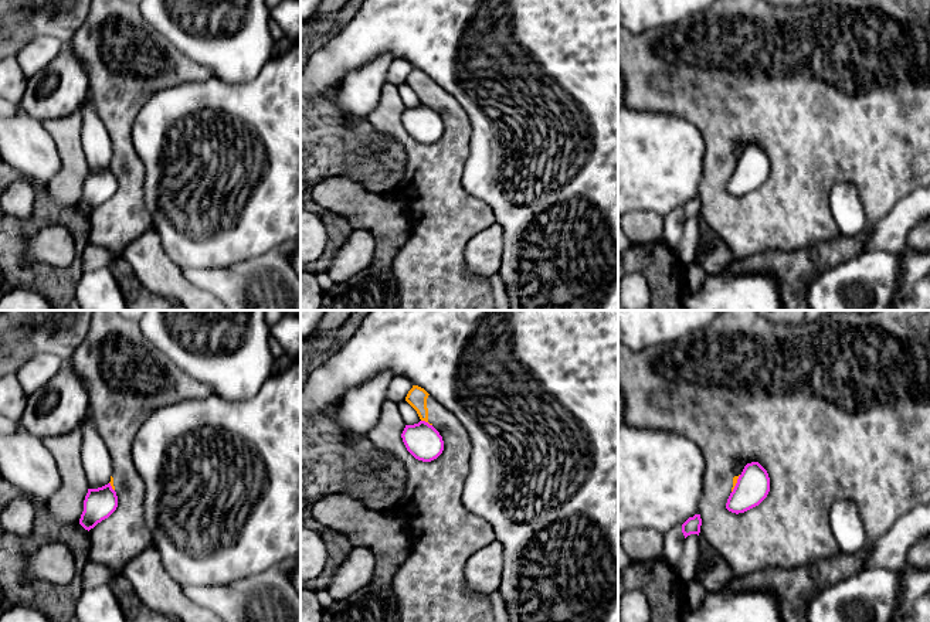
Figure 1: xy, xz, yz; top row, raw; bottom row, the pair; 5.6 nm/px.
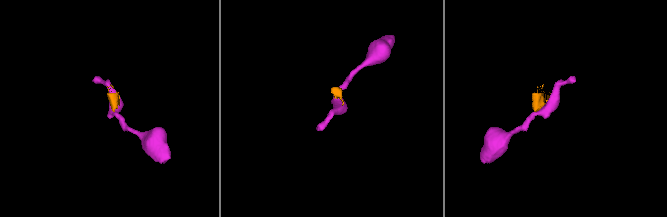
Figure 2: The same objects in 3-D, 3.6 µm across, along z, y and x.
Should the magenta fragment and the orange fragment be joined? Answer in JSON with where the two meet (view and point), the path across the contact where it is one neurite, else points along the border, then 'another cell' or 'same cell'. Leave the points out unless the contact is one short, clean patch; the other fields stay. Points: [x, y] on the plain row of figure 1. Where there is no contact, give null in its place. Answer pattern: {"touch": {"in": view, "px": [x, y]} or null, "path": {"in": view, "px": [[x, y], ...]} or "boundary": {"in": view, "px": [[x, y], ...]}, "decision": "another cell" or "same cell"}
{"touch": {"in": "xz", "px": [427, 105]}, "boundary": {"in": "xz", "px": [[421, 102], [431, 108]]}, "decision": "another cell"}

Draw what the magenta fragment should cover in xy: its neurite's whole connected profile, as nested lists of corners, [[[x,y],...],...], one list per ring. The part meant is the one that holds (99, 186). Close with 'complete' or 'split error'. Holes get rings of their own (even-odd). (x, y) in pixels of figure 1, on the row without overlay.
[[[111,166],[98,171],[88,171],[79,207],[89,214],[98,205],[108,201],[116,190],[118,179]]]; complete

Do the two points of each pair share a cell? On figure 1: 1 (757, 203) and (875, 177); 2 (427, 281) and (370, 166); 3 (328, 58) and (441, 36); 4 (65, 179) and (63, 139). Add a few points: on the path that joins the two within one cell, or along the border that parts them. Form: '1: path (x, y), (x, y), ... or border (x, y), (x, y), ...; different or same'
1: path (787, 191), (820, 159), (845, 159); same
2: border (407, 160), (403, 177), (394, 191); different
3: path (356, 44), (367, 36), (413, 36); same
4: path (68, 169), (68, 149); same

